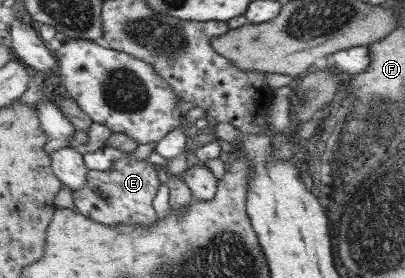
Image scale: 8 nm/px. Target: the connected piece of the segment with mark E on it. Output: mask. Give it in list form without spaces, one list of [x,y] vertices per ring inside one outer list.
[[[129,158],[114,160],[104,172],[90,171],[87,186],[81,191],[74,192],[75,210],[112,227],[119,225],[150,227],[158,221],[157,212],[153,208],[153,200],[161,185],[158,171],[159,168],[147,160],[137,162]]]

